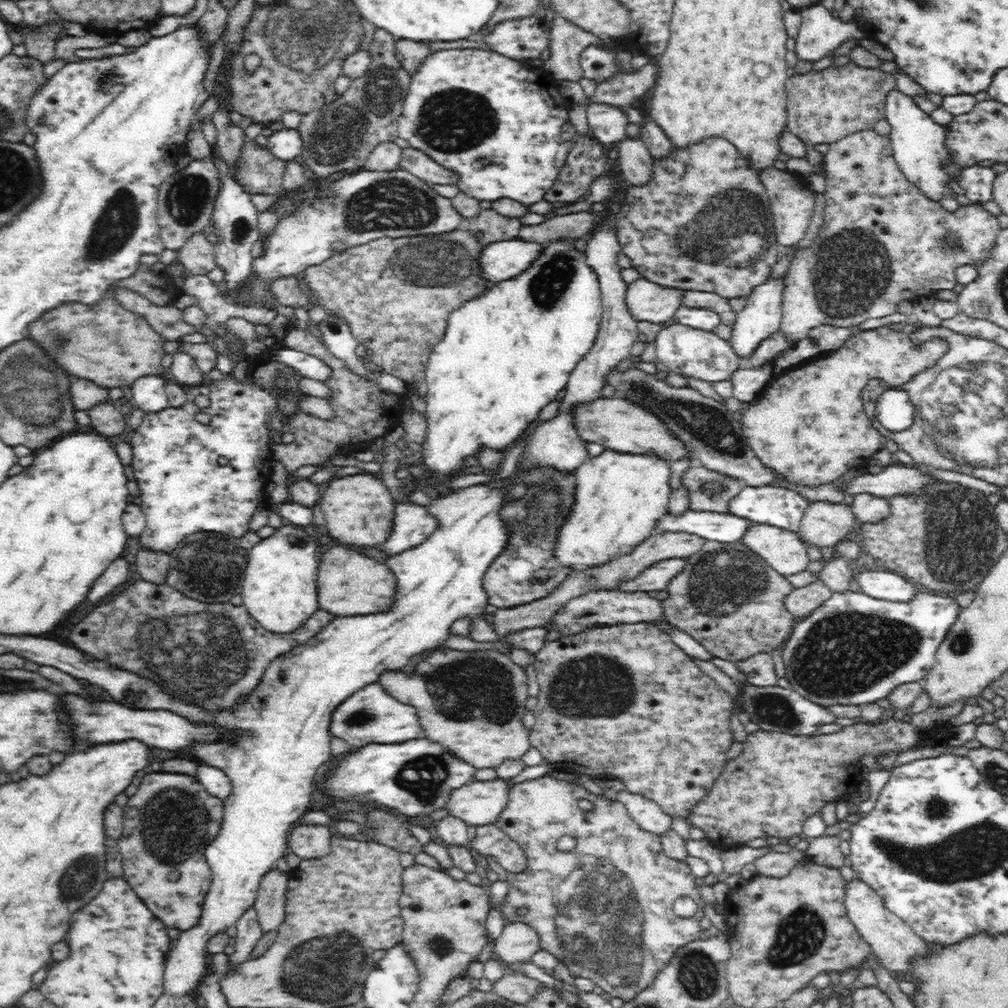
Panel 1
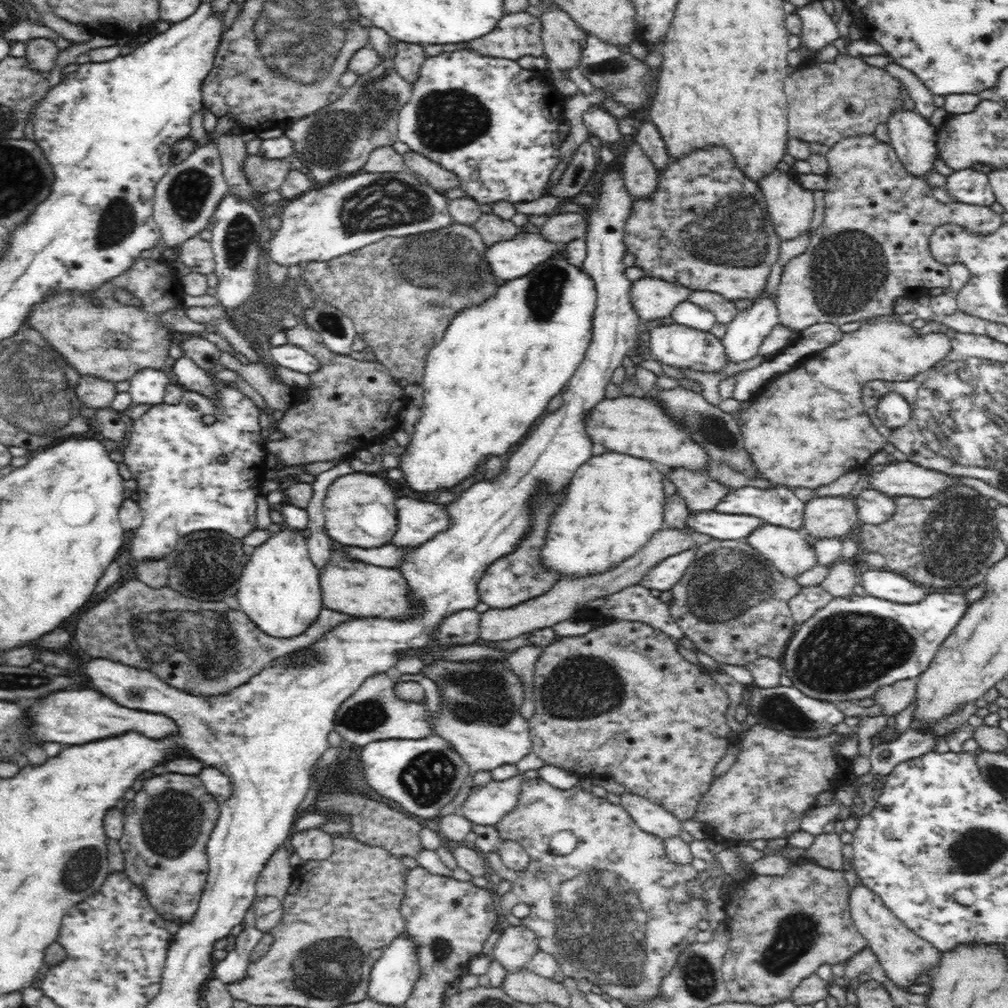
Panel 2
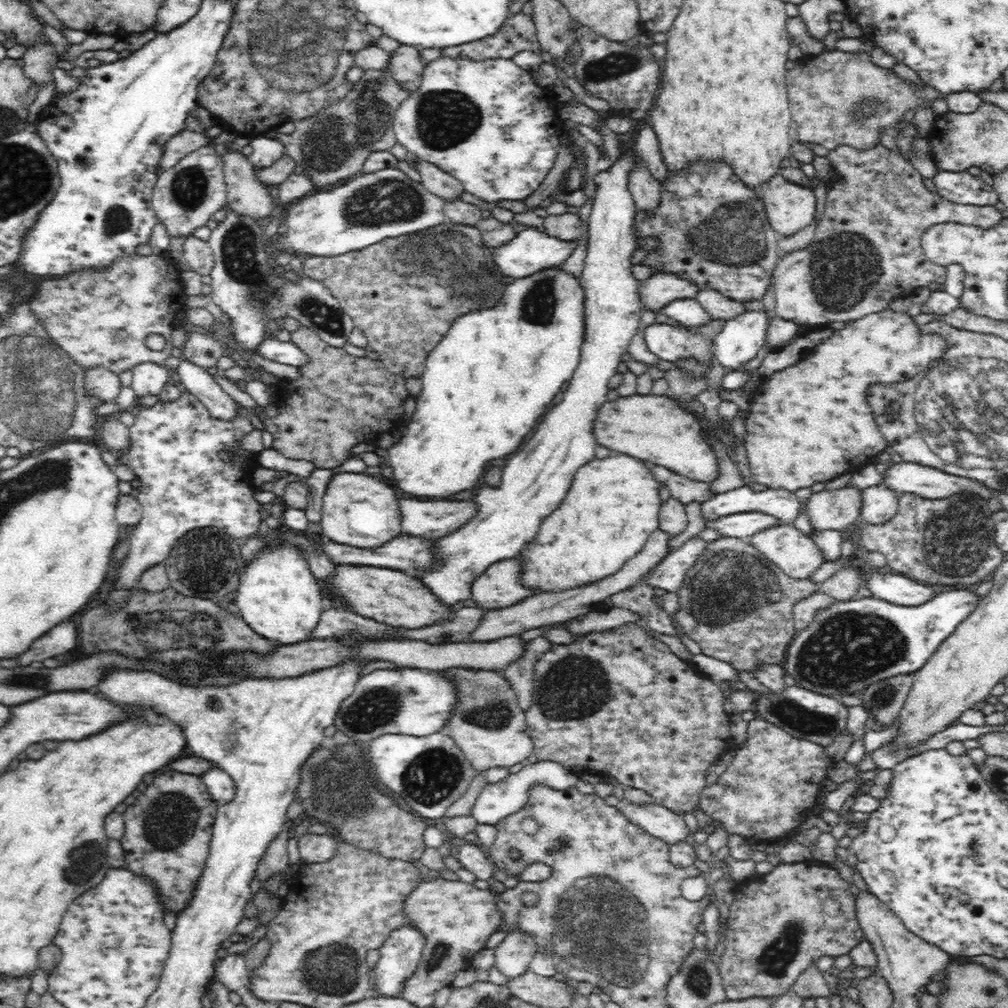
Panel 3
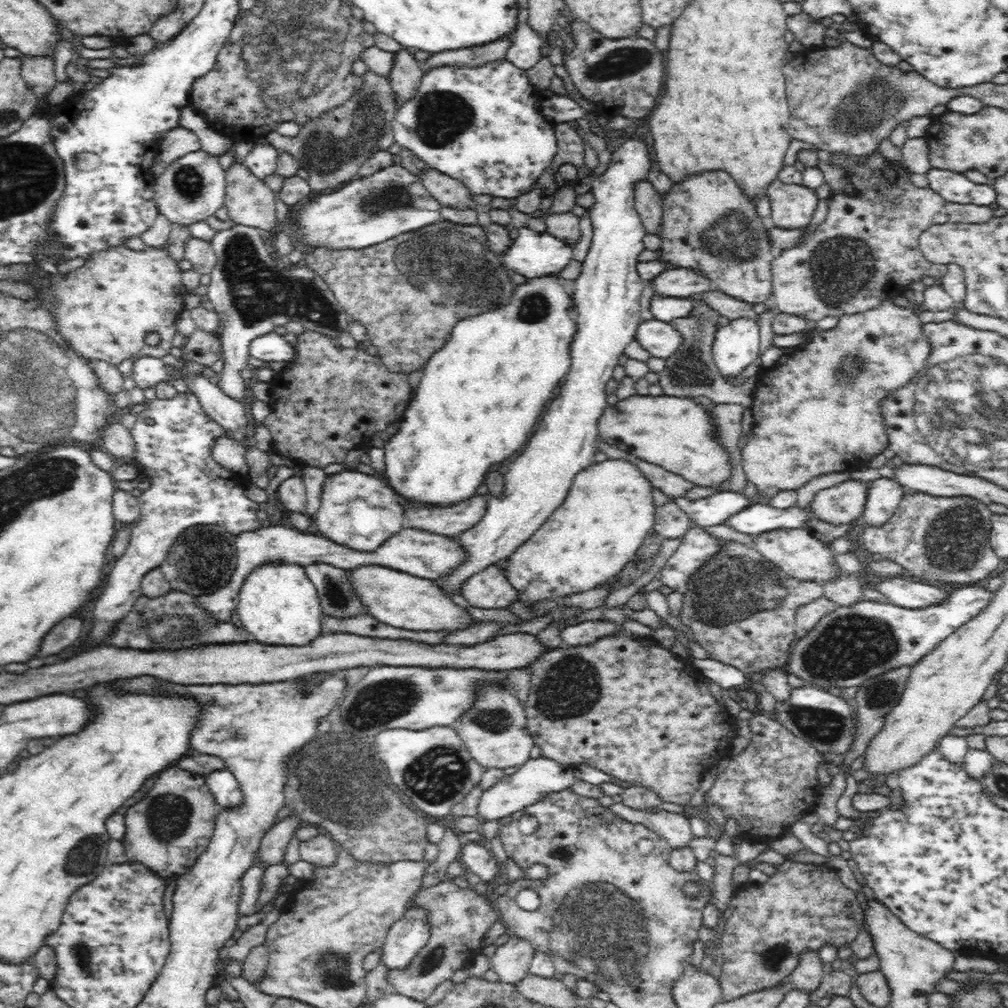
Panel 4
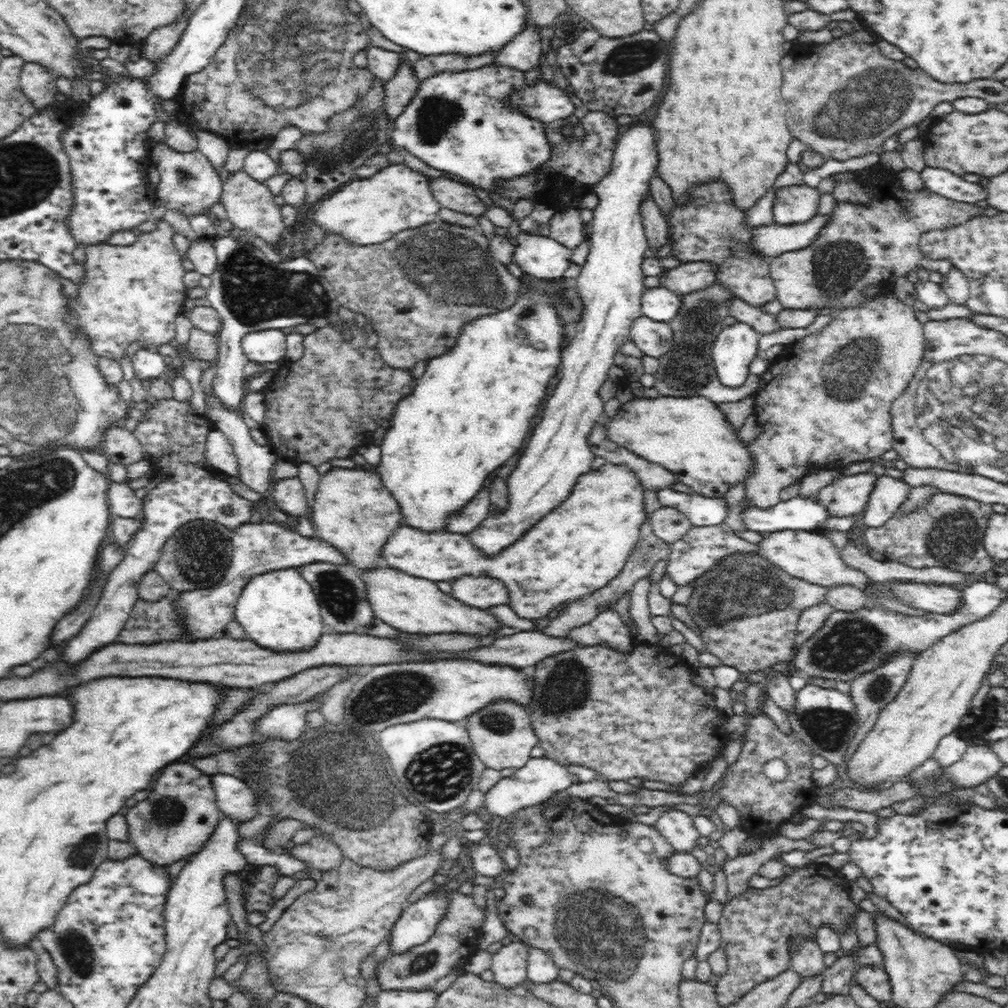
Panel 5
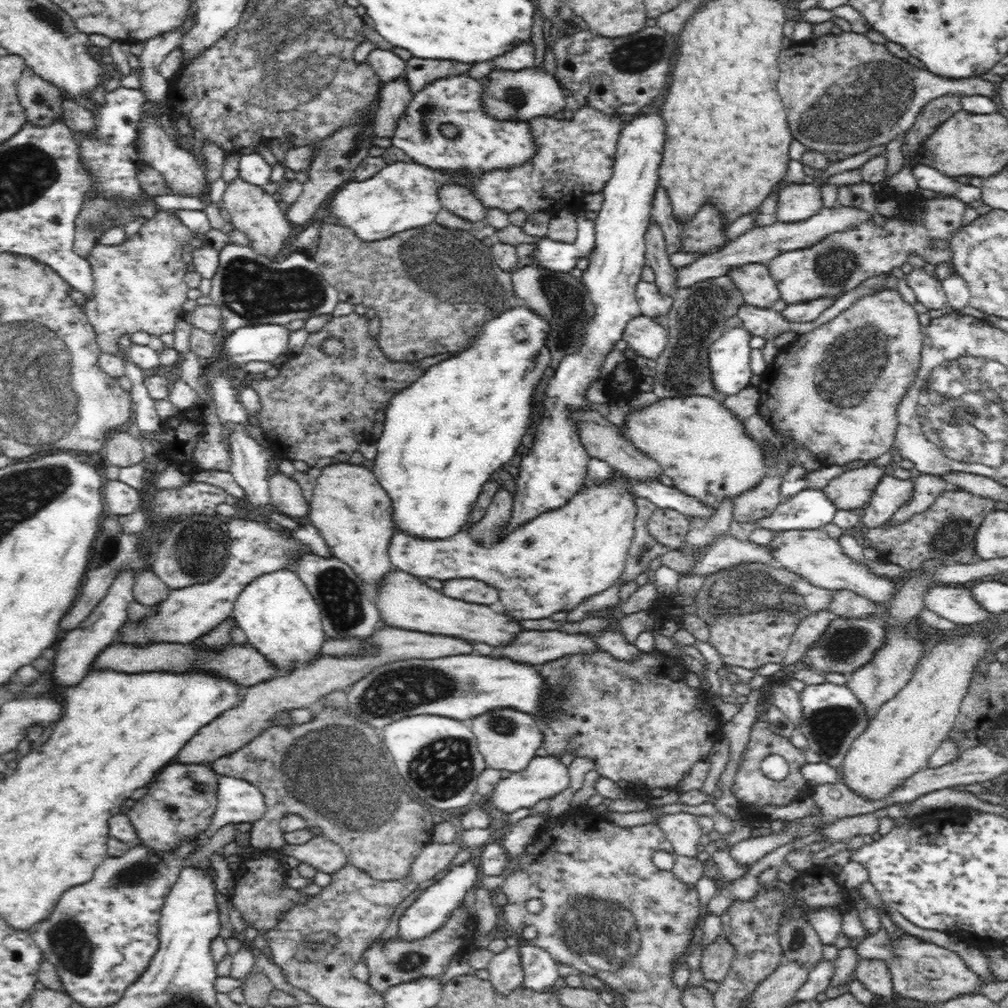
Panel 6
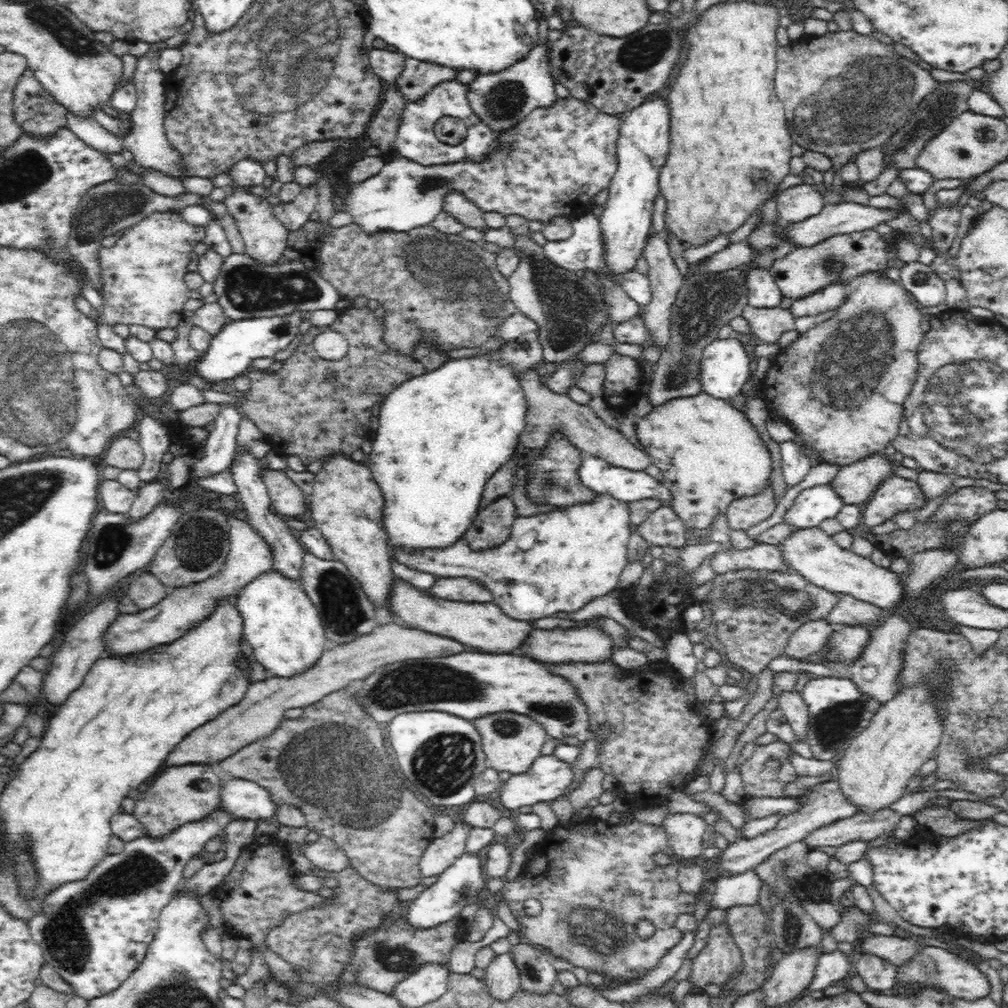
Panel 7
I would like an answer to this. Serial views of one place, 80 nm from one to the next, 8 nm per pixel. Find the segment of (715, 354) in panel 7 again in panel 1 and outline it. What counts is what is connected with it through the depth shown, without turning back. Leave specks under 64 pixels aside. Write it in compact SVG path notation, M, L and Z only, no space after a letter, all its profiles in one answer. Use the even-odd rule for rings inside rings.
M768 279L765 283L761 283L757 286L756 290L752 292L747 298L747 304L744 310L736 313L736 320L731 327L730 338L728 343L730 347L734 349L734 353L738 357L748 358L752 356L752 353L760 342L765 338L768 338L771 334L774 334L776 330L779 330L782 318L782 302L783 291L786 279L773 280Z

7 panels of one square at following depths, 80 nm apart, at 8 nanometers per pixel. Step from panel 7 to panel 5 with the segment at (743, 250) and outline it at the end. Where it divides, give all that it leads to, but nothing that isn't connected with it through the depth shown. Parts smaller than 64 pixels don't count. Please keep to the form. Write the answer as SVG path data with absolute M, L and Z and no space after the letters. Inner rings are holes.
M816 213L811 221L801 225L780 225L773 223L755 229L751 249L758 251L764 258L780 256L784 252L797 251L810 246L828 223L828 215ZM698 261L698 262L686 262L682 263L676 268L671 268L665 274L663 279L660 279L661 286L664 289L672 291L678 295L691 294L696 290L700 291L710 284L714 284L716 280L716 269L713 268L712 264L709 264L708 261Z

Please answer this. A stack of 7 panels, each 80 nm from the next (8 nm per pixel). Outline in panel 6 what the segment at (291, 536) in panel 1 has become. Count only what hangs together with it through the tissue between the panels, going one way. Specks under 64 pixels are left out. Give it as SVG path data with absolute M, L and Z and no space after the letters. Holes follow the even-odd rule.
M284 568L259 576L244 587L234 606L232 615L246 633L248 643L282 675L310 665L321 654L326 642L321 612L296 572Z

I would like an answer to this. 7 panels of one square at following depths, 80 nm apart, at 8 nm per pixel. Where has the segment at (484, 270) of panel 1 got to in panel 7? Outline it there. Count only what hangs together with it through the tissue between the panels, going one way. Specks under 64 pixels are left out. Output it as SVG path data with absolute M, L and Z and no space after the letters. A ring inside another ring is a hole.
M590 211L572 219L573 234L560 242L548 241L545 255L551 262L569 271L588 270L596 274L605 266L599 219Z

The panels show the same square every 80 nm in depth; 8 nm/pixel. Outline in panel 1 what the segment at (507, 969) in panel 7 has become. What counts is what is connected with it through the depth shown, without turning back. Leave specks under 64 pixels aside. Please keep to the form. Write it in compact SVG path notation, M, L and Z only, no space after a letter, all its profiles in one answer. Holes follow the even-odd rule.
M506 923L504 930L495 940L495 953L499 960L508 965L525 964L541 949L540 944L540 933L531 926Z

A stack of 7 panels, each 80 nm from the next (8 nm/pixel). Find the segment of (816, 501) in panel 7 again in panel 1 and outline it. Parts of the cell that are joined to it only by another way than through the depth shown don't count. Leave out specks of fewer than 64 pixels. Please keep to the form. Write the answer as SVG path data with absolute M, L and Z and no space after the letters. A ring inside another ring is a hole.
M688 509L684 515L664 515L654 532L689 532L716 542L740 541L754 522L729 512L696 512Z

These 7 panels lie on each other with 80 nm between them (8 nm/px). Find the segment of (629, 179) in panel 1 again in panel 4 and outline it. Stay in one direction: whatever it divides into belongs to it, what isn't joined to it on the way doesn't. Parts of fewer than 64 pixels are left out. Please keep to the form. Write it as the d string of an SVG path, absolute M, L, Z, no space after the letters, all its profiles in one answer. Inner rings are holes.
M647 180L640 182L634 192L636 198L636 211L640 216L642 225L648 235L658 235L662 222L661 210L663 198Z

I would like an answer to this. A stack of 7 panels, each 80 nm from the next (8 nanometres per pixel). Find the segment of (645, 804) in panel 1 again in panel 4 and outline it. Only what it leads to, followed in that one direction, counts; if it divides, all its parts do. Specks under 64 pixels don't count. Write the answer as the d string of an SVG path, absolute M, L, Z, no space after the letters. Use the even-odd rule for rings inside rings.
M622 802L613 803L608 809L628 822L647 826L658 836L665 838L673 849L688 847L690 841L695 838L690 829L690 818L684 813L666 810L658 810L658 812L636 810L625 806Z

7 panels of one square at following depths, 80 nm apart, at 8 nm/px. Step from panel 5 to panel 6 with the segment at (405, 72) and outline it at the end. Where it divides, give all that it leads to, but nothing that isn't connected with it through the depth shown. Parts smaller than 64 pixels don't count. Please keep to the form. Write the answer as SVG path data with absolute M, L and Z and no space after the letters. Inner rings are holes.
M404 76L384 83L379 93L380 100L377 102L376 116L374 116L374 131L380 135L380 138L391 139L395 134L397 122L403 117L413 96Z

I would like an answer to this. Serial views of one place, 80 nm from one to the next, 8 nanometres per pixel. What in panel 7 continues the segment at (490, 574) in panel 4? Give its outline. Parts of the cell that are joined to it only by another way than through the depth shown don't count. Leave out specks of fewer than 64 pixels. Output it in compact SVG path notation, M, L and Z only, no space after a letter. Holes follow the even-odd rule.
M437 577L426 592L436 598L458 602L493 602L493 596L484 584L470 577Z

